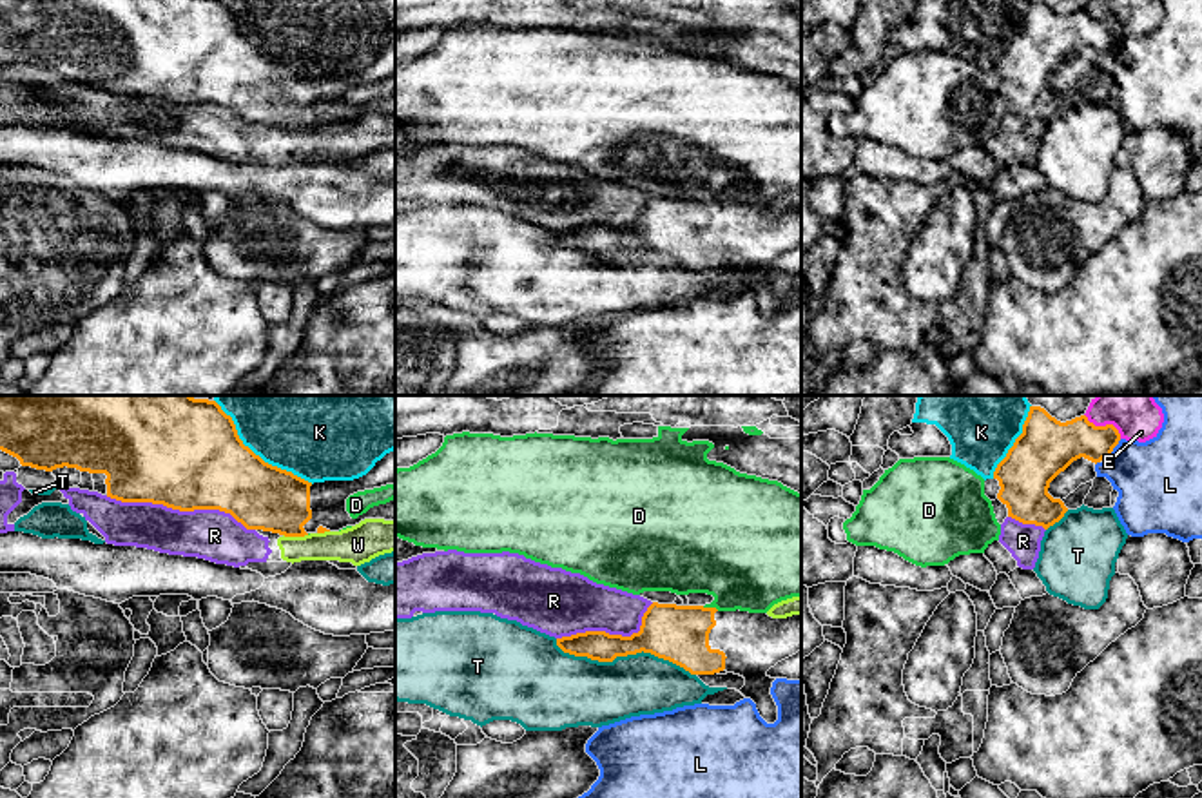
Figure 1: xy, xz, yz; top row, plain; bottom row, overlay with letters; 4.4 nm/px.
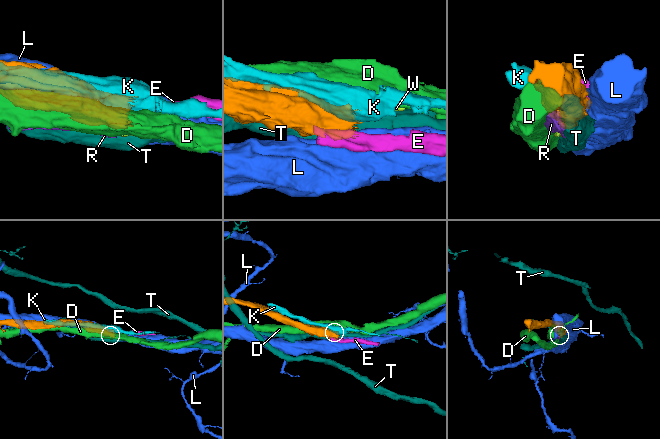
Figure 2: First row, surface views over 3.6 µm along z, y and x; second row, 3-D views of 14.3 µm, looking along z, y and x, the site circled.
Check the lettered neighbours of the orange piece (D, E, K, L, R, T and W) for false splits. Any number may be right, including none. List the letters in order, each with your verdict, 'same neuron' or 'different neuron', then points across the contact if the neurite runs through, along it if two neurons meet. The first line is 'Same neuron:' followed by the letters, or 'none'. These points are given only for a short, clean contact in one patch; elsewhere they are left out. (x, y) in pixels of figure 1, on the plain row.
Same neuron: none
D: different neuron
E: different neuron
K: different neuron
L: different neuron; border along yz (1121, 33), (1108, 49)
R: different neuron
T: different neuron
W: different neuron; border along xy (283, 127), (307, 129)

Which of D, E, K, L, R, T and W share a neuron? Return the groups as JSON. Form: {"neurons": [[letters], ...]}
{"neurons": [["D"], ["E"], ["K"], ["L"], ["R", "W"], ["T"]]}

